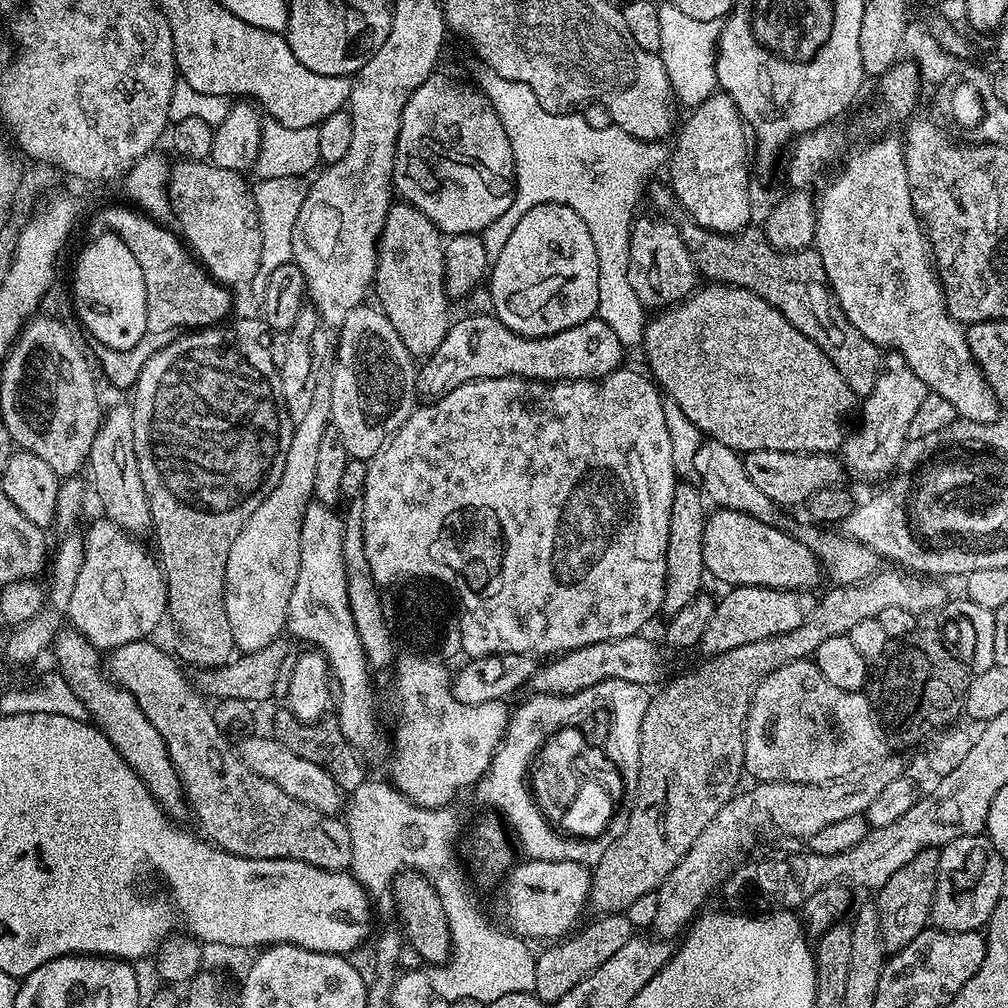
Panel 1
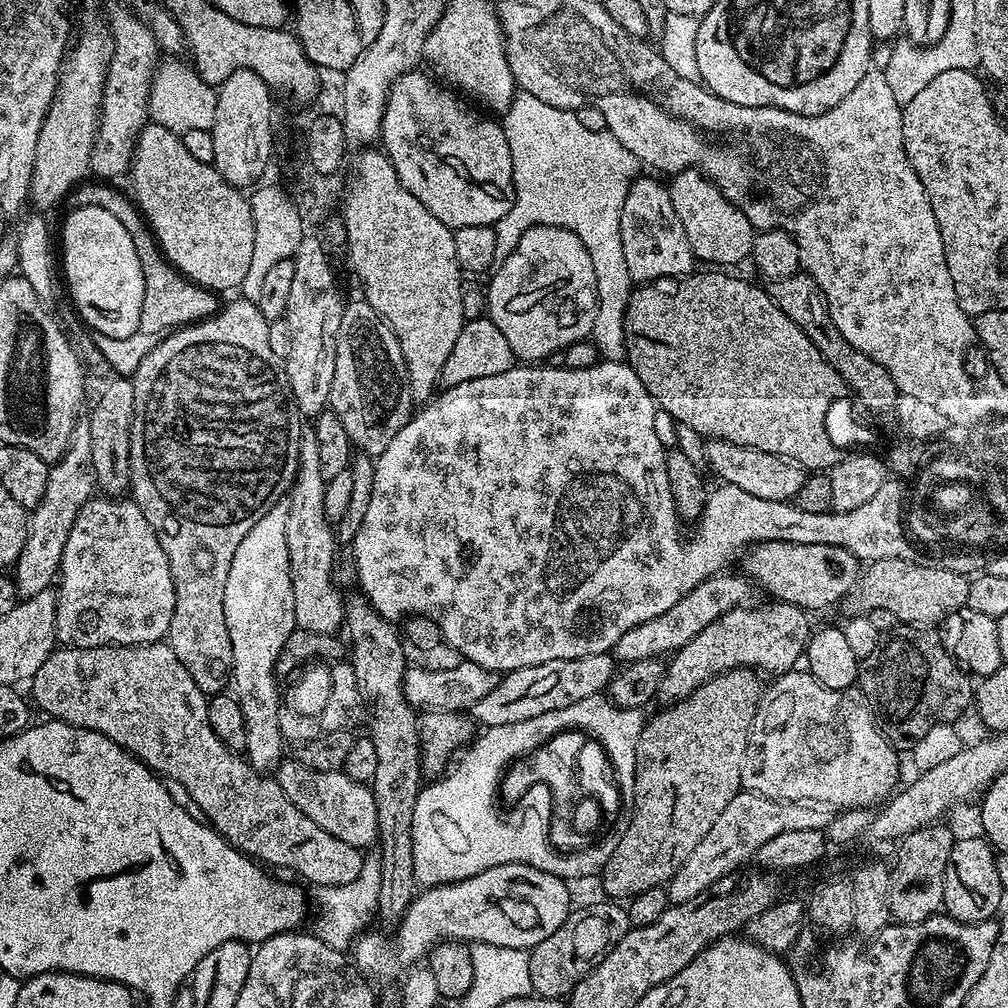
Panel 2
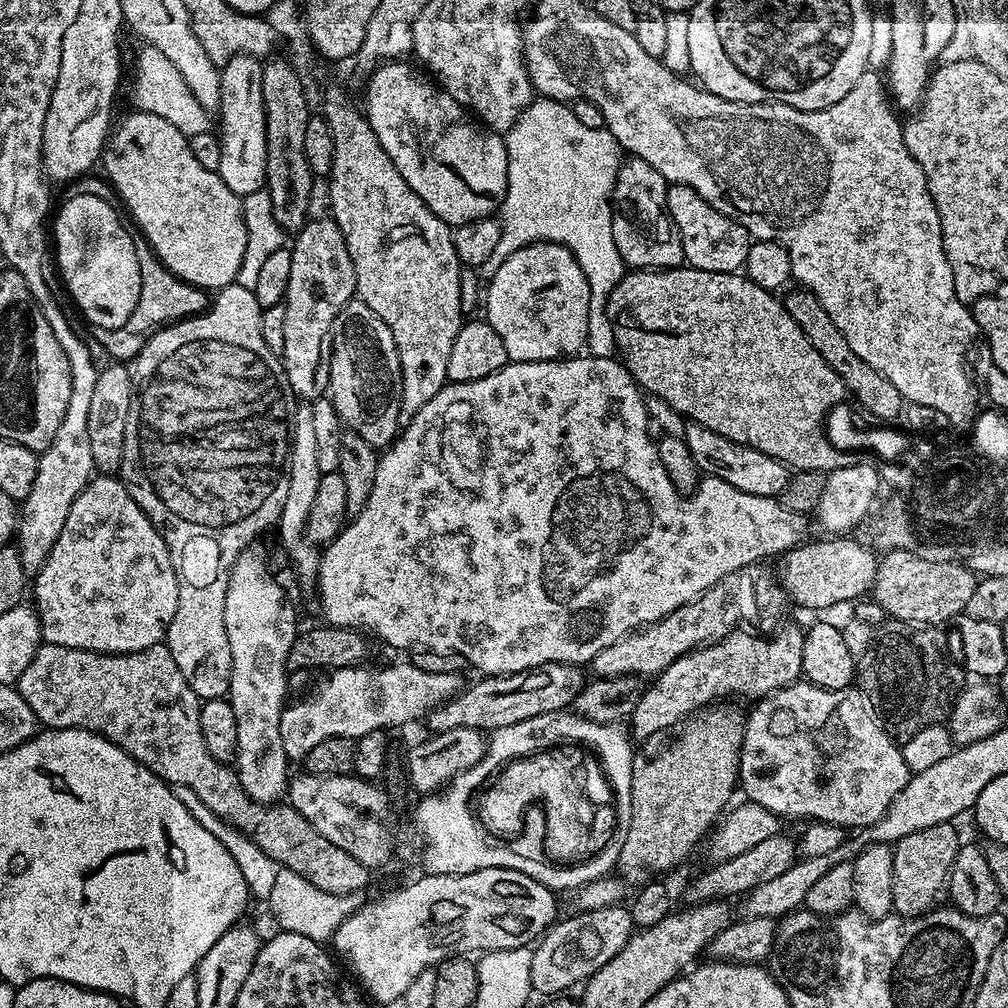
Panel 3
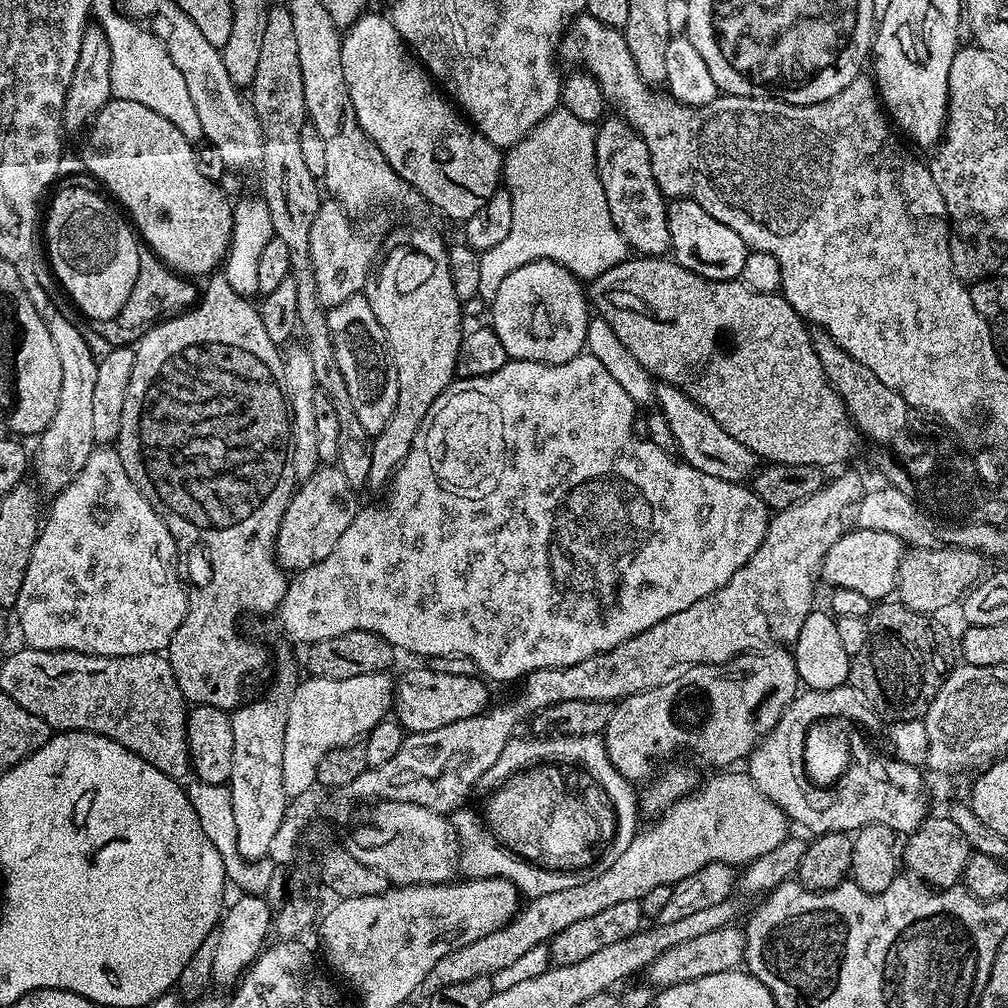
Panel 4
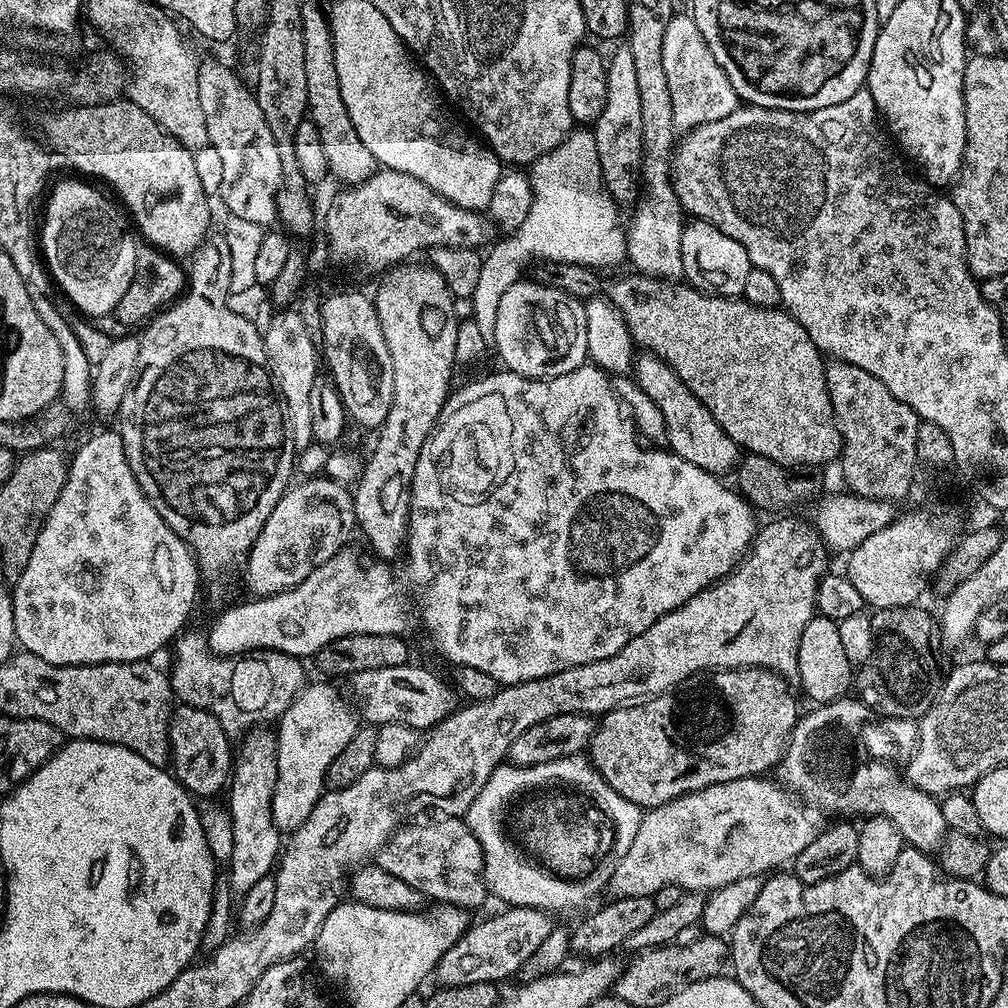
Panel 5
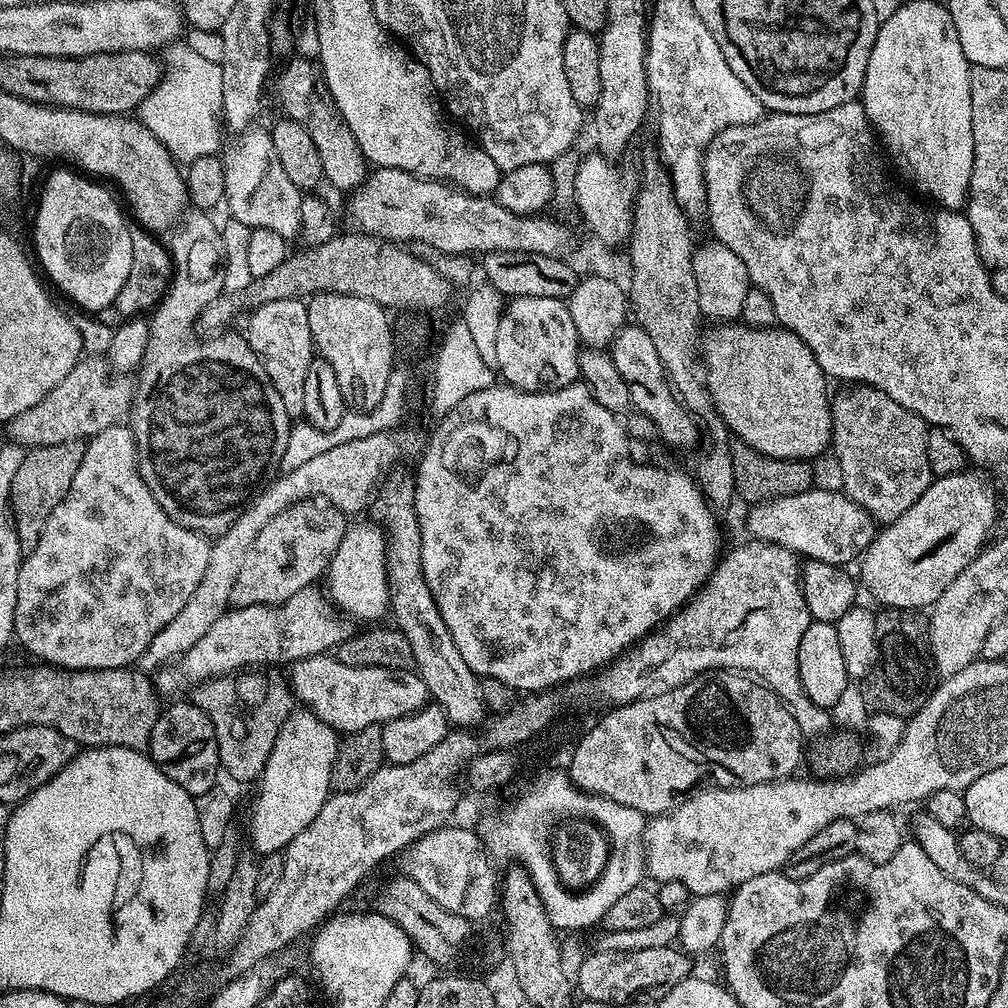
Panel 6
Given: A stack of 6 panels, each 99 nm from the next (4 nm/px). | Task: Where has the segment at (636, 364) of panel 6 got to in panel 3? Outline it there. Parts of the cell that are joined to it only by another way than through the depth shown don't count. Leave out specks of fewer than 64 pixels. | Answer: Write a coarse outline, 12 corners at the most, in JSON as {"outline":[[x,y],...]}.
{"outline":[[706,426],[684,441],[704,476],[776,498],[788,465]]}

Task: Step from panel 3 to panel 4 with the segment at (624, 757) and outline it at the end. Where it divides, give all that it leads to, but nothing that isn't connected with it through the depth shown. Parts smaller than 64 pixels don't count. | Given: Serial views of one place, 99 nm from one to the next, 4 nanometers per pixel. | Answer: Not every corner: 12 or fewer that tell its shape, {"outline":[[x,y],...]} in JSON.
{"outline":[[528,734],[509,740],[498,760],[539,765],[592,760],[612,788],[614,828],[638,831],[637,789],[610,762],[597,736]]}

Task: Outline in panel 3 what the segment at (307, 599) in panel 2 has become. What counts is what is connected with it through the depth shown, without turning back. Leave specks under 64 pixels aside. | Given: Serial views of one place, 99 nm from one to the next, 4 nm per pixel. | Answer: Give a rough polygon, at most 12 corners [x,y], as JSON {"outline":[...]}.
{"outline":[[311,403],[295,409],[280,544],[304,588],[321,553],[306,535],[318,494]]}

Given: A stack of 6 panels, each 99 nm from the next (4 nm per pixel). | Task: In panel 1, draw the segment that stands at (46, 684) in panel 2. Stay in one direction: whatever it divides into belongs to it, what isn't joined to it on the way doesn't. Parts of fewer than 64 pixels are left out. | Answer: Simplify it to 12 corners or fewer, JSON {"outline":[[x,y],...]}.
{"outline":[[145,638],[111,653],[203,835],[255,860],[351,869],[347,823],[254,774]]}

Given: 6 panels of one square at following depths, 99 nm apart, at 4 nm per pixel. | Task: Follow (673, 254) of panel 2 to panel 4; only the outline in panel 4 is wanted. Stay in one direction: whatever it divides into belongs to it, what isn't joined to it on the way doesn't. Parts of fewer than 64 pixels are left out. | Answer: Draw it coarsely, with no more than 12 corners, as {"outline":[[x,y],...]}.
{"outline":[[623,118],[596,128],[610,218],[633,253],[672,246],[650,150]]}

